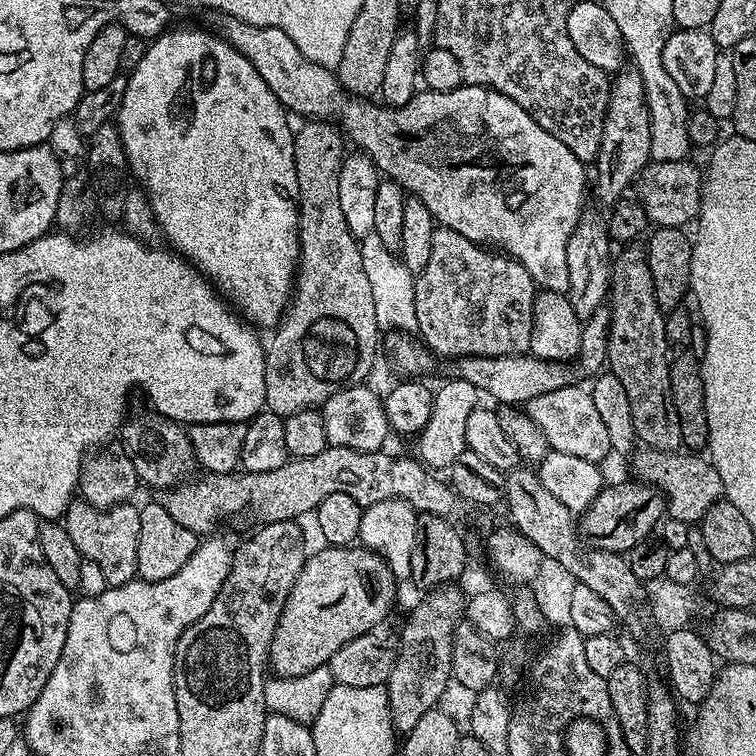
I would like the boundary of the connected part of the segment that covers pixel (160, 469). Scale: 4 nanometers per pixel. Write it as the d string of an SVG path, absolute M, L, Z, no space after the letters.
M155 414L136 416L131 420L132 417L119 429L118 436L124 439L124 455L134 462L137 481L159 490L174 489L185 483L192 476L192 468L197 467L196 451L192 449L187 431L175 420L167 420L165 416Z

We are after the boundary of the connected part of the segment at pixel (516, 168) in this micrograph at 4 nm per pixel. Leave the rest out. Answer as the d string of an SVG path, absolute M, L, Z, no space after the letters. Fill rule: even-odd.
M227 14L213 16L216 17L211 27L216 35L248 59L250 66L262 74L266 86L274 90L289 113L297 112L304 116L300 118L328 122L333 119L331 116L338 115L344 108L343 135L351 143L353 140L363 155L372 157L372 163L387 179L396 181L405 193L426 202L426 210L430 210L433 221L439 227L456 230L462 238L470 238L470 242L511 256L524 267L526 274L530 274L537 289L567 293L570 270L566 250L570 234L574 234L580 217L586 211L584 187L587 184L589 187L590 180L584 177L586 165L574 158L570 149L562 146L554 134L542 130L542 126L538 126L538 122L534 122L534 118L530 118L518 102L492 88L470 84L449 92L417 91L415 98L401 108L381 106L368 98L348 98L344 104L346 93L335 71L306 58L306 54L294 46L294 38L290 38L286 30L278 30L274 26L254 26Z

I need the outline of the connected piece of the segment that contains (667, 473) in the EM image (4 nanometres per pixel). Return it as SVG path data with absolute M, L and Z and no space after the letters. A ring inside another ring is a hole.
M640 450L635 453L635 475L641 481L647 482L653 488L660 489L666 497L666 512L669 517L680 519L686 524L699 522L714 502L724 496L722 478L718 470L703 455L685 454L680 450L657 452L655 450ZM644 451L644 452L640 452ZM688 455L688 456L683 456Z

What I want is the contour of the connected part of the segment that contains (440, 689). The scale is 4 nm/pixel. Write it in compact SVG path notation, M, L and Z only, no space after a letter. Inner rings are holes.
M455 583L433 588L425 600L412 608L404 633L398 639L396 661L388 675L390 718L397 733L406 734L418 726L418 718L437 707L452 680L452 635L466 612L466 592Z

